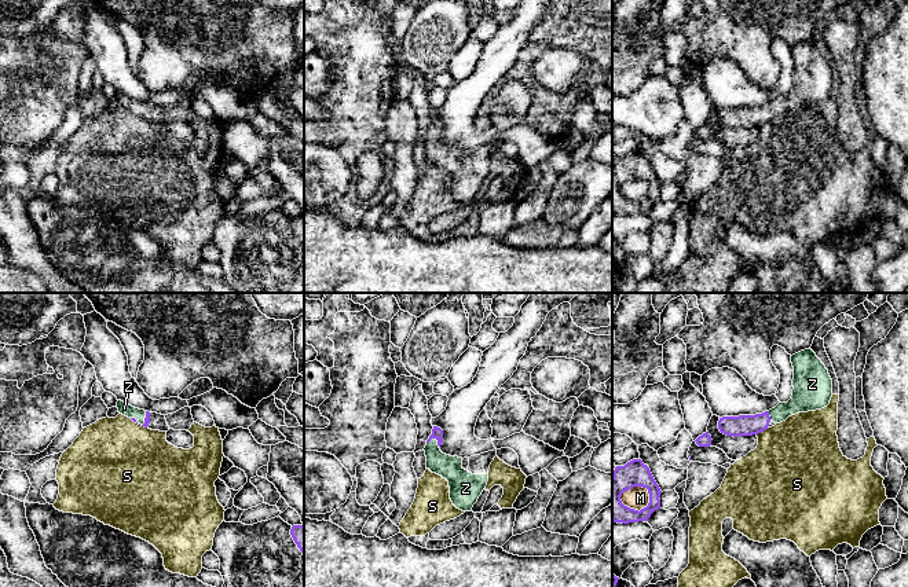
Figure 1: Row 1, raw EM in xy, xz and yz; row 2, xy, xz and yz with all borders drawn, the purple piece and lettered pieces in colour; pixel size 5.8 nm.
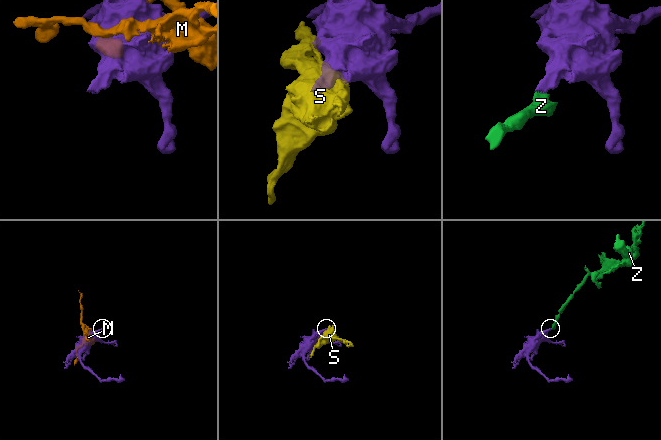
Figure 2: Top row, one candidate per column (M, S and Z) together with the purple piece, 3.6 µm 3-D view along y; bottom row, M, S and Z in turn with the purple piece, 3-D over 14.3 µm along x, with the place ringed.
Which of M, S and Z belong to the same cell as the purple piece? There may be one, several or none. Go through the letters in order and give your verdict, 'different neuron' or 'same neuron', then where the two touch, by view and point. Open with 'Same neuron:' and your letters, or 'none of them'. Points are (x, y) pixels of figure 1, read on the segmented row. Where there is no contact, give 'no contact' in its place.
Same neuron: Z
M: different neuron | yz (633, 485)
S: different neuron | yz (762, 430)
Z: same neuron | xz (435, 437)

